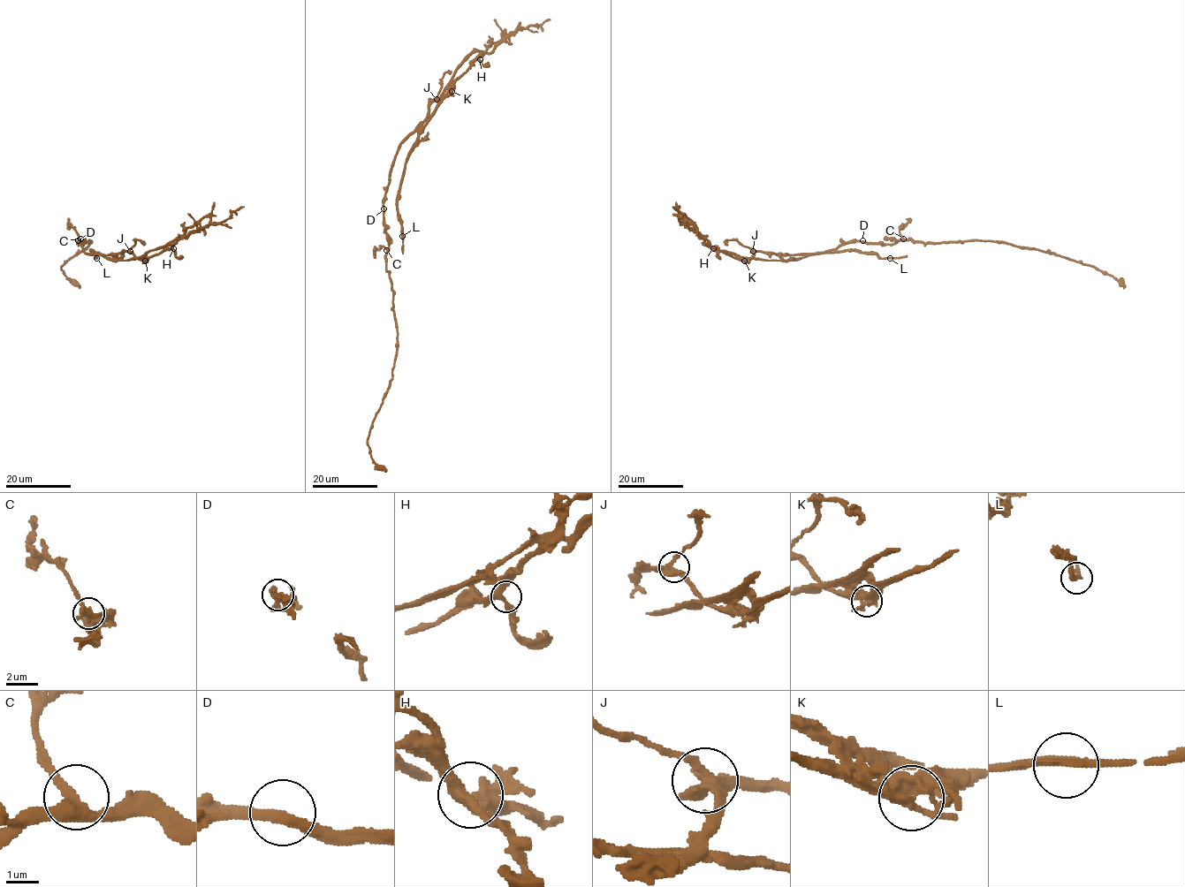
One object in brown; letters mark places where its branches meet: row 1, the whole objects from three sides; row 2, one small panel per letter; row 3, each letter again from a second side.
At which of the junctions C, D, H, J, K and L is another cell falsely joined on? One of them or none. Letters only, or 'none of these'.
K

